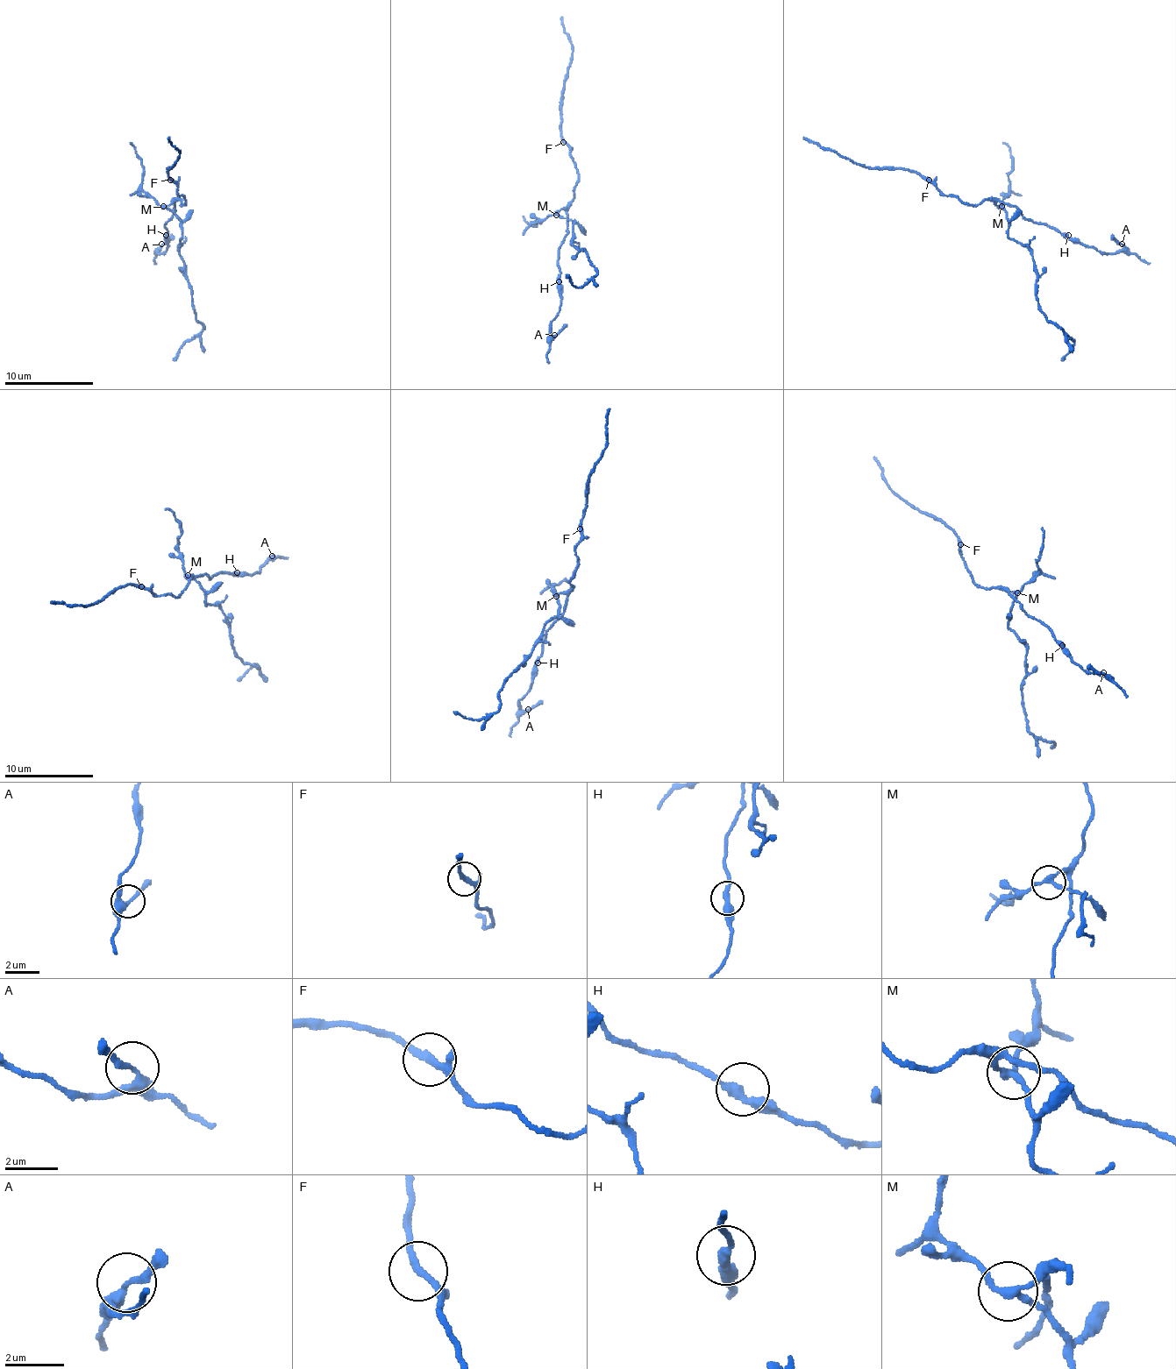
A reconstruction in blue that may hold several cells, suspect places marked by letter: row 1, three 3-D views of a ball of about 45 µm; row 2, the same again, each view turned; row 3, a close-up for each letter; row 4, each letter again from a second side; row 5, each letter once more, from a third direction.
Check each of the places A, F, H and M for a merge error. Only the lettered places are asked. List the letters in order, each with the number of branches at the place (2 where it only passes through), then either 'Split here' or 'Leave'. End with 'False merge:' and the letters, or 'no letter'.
A: Branches: 3. Leave
F: Branches: 3. Leave
H: Branches: 2. Leave
M: Branches: 3. Split here
False merge: M

